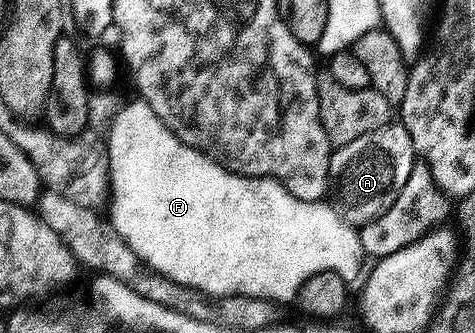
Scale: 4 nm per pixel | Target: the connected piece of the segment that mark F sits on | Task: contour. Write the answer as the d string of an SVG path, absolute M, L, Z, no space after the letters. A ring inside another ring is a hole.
M141 107L139 111L136 121L132 124L132 133L121 142L120 149L115 149L114 163L116 165L116 184L120 188L122 224L124 220L122 235L125 242L141 261L149 260L156 272L166 274L183 285L193 284L199 288L205 288L207 292L213 294L279 292L287 289L302 270L317 266L334 270L342 278L348 278L348 275L355 270L357 237L353 236L351 232L347 232L341 224L336 224L328 216L325 205L321 201L319 204L319 199L316 196L299 196L290 190L286 190L286 186L282 186L276 180L271 180L265 176L239 176L234 174L230 170L218 166L210 158L190 150L190 146L186 146L182 142L182 138L178 138L175 132L149 108Z

